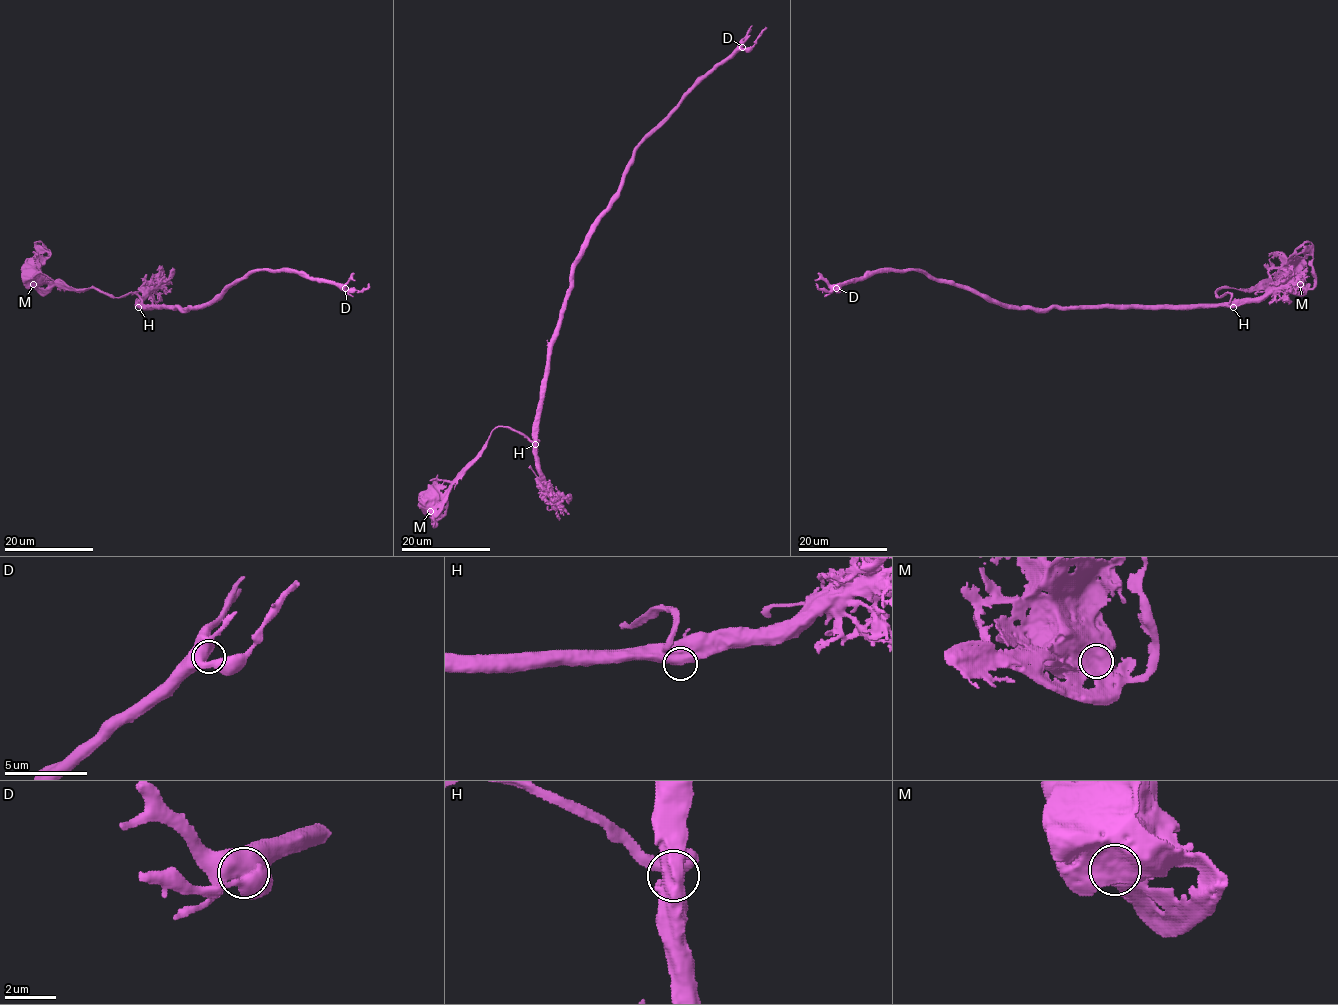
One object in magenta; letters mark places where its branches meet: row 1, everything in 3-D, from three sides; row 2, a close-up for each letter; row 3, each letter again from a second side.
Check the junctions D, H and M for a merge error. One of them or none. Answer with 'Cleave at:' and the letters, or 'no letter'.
Cleave at: no letter

